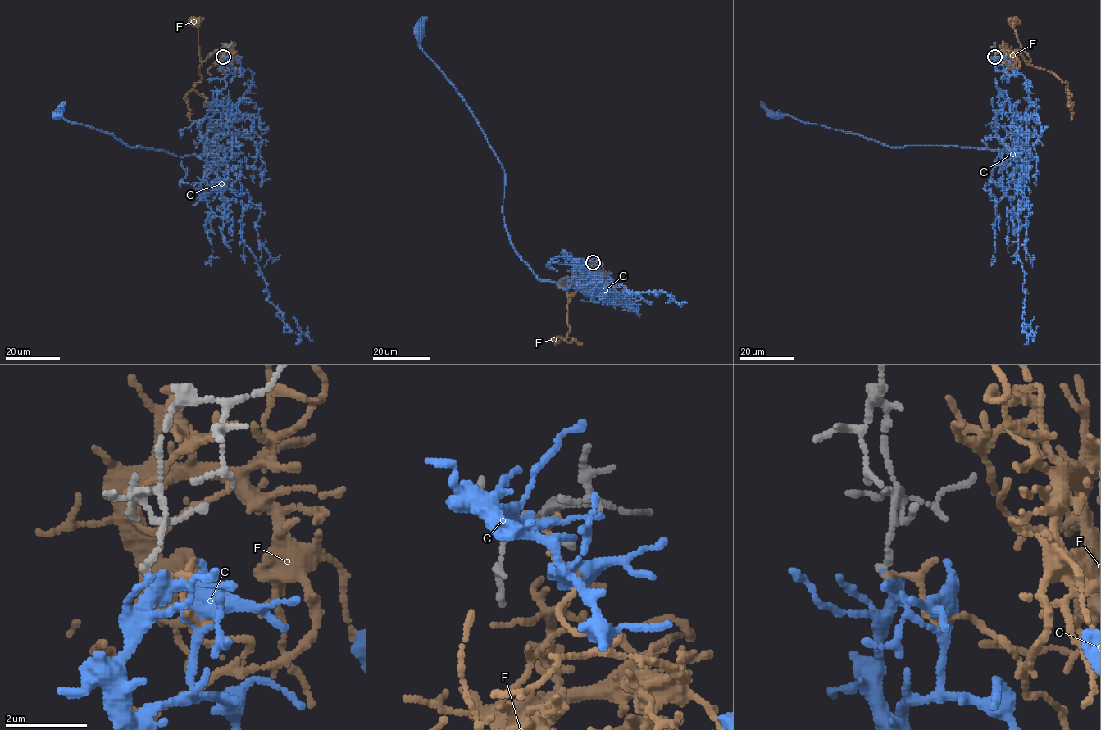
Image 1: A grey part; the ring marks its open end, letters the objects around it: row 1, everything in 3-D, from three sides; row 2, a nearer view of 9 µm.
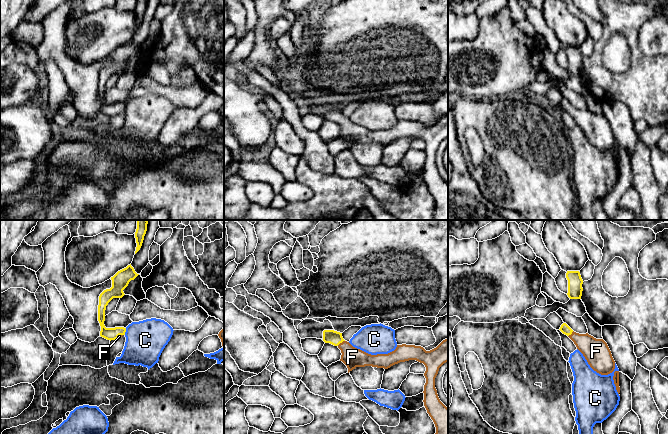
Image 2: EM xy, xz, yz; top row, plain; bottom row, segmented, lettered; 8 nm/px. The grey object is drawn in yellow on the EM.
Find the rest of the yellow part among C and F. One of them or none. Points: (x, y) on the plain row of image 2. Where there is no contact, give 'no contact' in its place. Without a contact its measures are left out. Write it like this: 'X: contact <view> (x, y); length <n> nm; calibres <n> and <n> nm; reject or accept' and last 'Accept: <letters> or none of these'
C: contact xy (125, 107); length 60 nm; calibres 100 and 320 nm; reject
F: contact xz (340, 118); length 80 nm; calibres 110 and 160 nm; accept
Accept: F

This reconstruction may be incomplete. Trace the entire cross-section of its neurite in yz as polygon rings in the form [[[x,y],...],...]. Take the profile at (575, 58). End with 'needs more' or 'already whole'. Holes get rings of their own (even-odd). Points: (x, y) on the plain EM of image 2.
[[[567,47],[566,54],[568,56],[568,73],[570,75],[581,75],[583,56],[581,54],[580,48]]] | already whole

